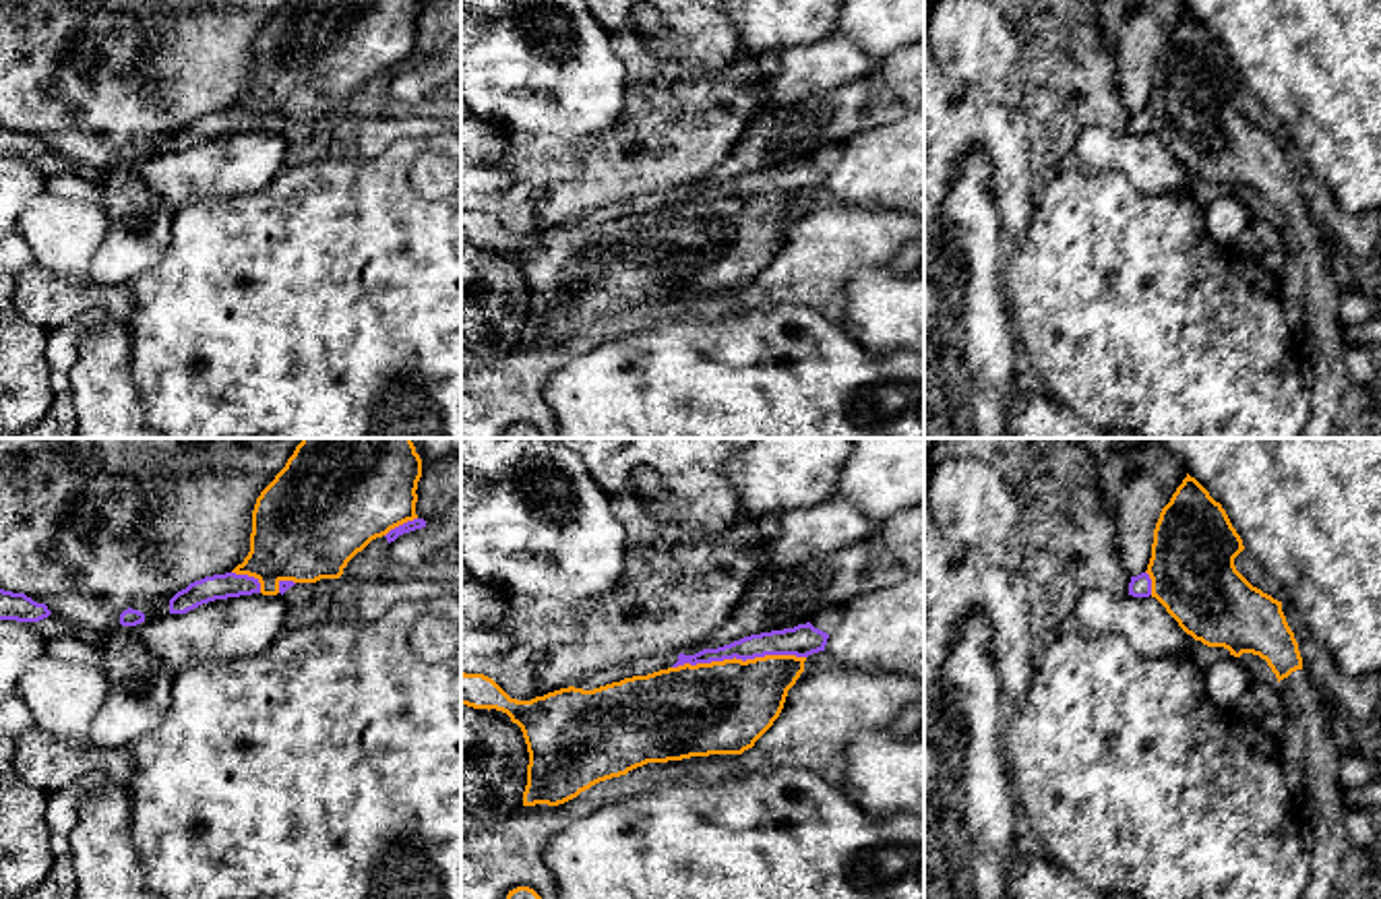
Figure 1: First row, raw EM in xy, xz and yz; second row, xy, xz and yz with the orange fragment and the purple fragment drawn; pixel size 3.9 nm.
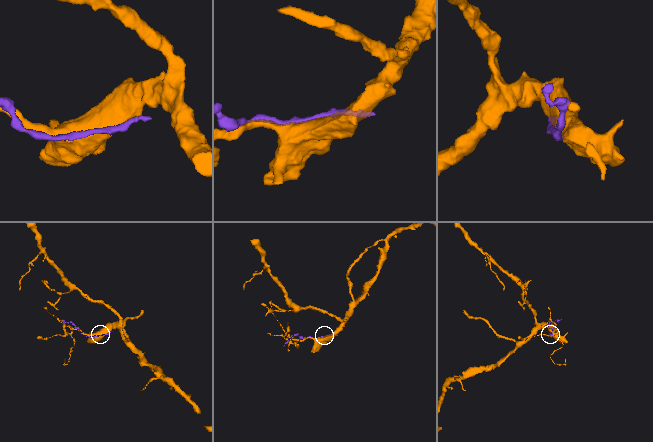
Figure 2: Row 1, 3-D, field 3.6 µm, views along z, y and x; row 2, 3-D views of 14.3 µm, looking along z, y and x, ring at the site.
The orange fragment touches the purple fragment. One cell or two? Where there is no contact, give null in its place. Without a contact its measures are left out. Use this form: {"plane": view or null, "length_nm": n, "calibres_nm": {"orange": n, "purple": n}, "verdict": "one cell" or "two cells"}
{"plane": "xz", "length_nm": 500, "calibres_nm": {"orange": 360, "purple": 120}, "verdict": "one cell"}

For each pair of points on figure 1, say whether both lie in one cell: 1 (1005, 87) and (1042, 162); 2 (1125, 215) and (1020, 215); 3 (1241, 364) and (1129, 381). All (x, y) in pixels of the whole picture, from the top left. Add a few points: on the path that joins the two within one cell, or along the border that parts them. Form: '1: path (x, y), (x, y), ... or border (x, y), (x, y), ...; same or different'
1: border (1022, 58), (1024, 100), (1018, 106); different
2: border (1042, 180), (1032, 222), (1018, 240); different
3: path (1214, 364), (1156, 364); same

